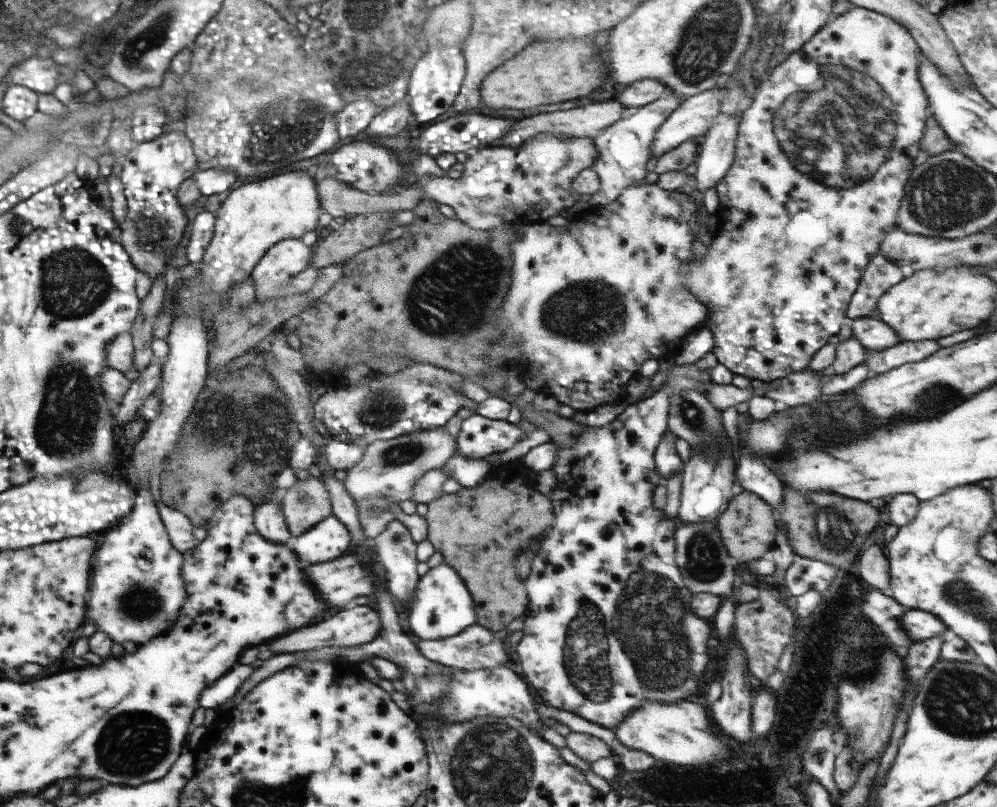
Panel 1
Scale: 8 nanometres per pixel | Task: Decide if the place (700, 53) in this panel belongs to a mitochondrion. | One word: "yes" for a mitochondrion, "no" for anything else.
yes

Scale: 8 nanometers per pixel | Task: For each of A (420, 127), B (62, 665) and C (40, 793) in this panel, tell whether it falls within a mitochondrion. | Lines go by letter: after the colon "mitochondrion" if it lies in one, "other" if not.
A: other
B: other
C: other

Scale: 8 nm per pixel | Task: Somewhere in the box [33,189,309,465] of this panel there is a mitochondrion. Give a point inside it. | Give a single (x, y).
(77, 283)

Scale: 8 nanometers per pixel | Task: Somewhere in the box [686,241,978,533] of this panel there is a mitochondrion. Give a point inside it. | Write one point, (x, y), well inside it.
(938, 395)

